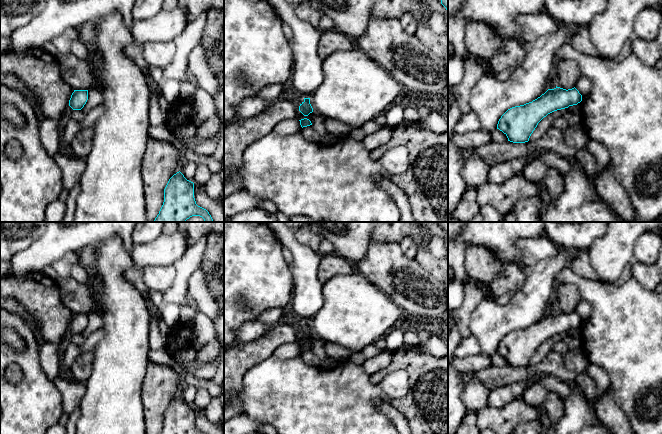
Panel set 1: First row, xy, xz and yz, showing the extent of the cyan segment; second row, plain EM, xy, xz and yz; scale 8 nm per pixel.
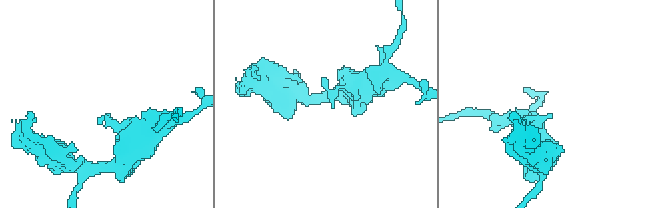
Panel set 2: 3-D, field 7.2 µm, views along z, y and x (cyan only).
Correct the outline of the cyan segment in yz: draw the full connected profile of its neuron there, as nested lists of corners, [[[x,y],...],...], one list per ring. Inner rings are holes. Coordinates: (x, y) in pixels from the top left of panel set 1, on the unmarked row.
[[[556,310],[532,326],[508,333],[499,343],[497,353],[507,360],[508,365],[525,367],[544,341],[581,325],[582,319],[575,311],[566,314]]]

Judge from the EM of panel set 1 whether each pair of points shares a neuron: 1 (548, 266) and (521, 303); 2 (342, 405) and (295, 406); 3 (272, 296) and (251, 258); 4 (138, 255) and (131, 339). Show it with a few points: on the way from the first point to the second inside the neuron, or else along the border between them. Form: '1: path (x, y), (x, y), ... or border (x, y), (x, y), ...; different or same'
1: path (542, 275), (538, 286), (530, 294); same
2: path (330, 405), (307, 405); same
3: path (266, 287), (251, 272), (251, 267); same
4: border (128, 252), (135, 266); different

